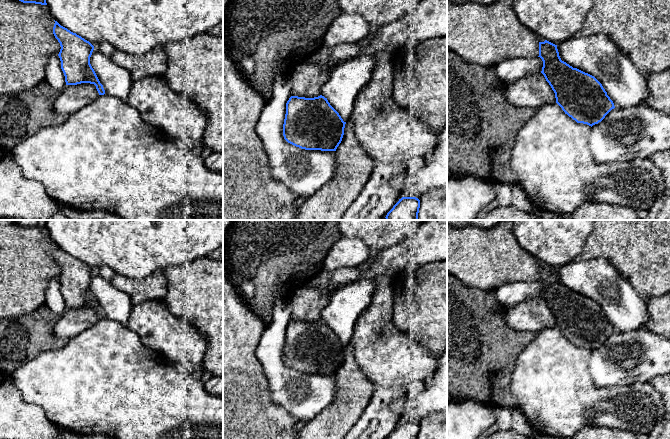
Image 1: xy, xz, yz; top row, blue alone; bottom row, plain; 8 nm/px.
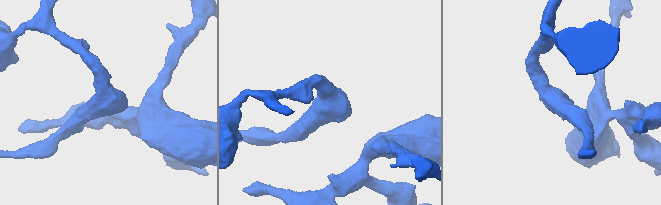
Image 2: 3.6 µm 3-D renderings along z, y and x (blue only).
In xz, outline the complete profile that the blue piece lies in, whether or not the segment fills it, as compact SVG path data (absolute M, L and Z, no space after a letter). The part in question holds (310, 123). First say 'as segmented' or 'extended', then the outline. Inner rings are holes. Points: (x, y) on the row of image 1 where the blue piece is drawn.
extended; M307 59L291 72L292 91L286 103L284 139L301 149L336 151L346 122L321 95L329 73Z

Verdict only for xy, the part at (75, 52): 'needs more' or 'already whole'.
needs more

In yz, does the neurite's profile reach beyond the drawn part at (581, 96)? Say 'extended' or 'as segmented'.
extended

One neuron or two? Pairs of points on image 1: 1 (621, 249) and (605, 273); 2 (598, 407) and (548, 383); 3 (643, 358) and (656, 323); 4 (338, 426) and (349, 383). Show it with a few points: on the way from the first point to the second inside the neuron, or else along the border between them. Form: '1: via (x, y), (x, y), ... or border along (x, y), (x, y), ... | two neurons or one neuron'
1: border along (588, 259), (607, 259), (627, 280) | two neurons
2: via (586, 404), (564, 399), (560, 395) | one neuron
3: border along (645, 326), (659, 335) | two neurons
4: via (340, 415), (349, 403), (349, 394) | one neuron

